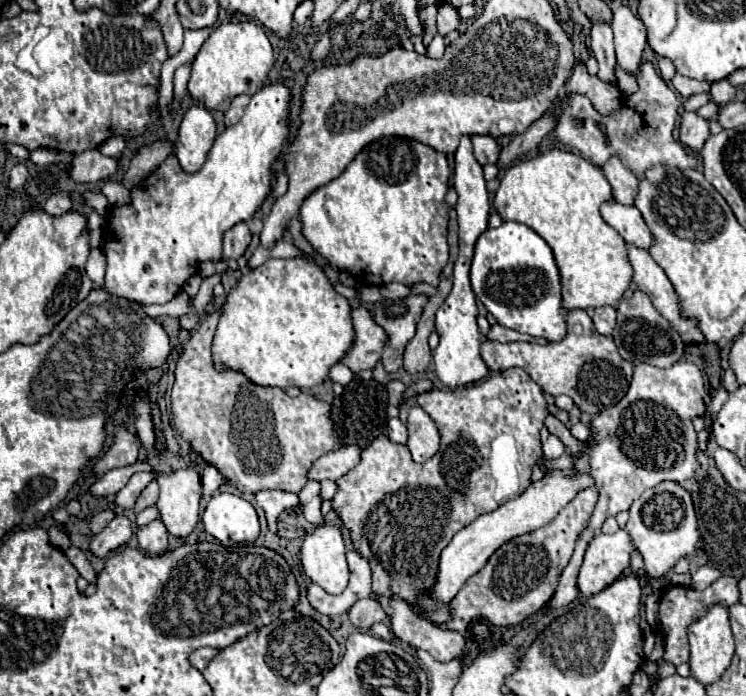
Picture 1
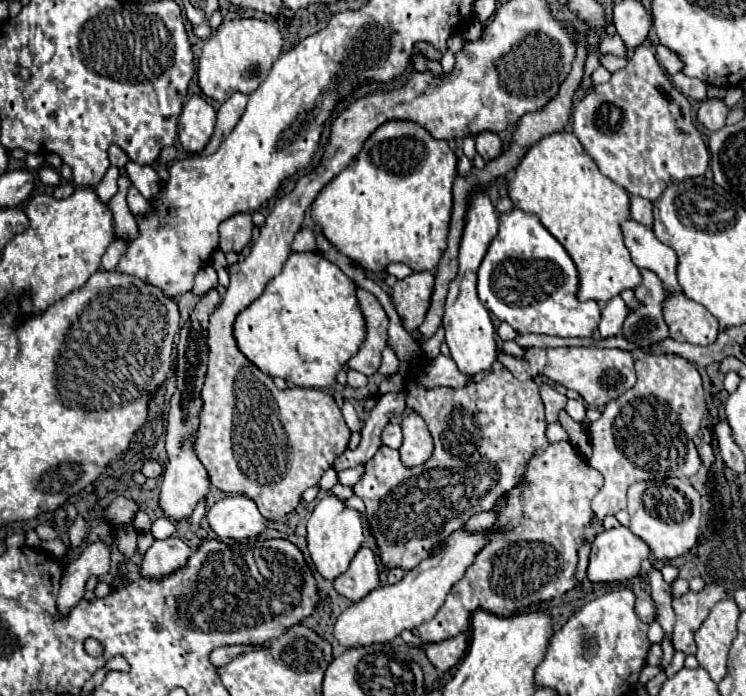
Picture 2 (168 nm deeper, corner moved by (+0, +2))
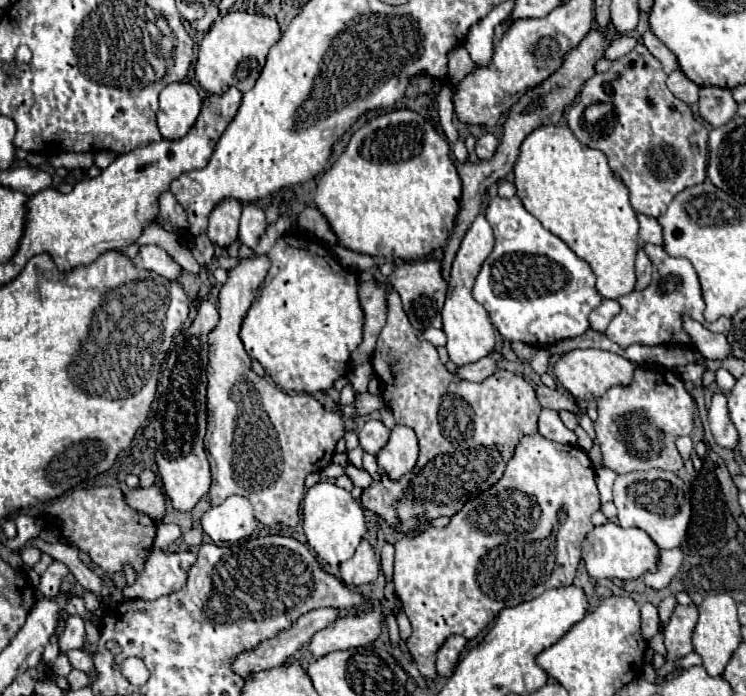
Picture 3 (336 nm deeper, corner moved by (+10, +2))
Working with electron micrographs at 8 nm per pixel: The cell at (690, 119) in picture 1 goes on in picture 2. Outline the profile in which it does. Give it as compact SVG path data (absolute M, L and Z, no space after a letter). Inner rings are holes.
M707 100L697 110L697 122L703 128L715 132L715 130L719 130L719 128L725 126L727 112L729 112L729 108L723 104L723 100Z

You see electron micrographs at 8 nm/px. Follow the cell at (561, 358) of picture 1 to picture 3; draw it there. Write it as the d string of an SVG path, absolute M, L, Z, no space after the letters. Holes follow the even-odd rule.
M587 348L587 350L573 350L565 356L561 356L561 360L555 364L555 378L575 398L597 400L613 386L619 386L619 384L627 386L633 380L633 370L635 370L635 364L631 364L627 358L623 358L619 354Z

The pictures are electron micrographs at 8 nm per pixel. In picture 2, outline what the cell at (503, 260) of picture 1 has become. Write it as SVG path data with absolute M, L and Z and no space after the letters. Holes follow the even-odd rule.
M513 208L513 212L499 216L499 232L497 232L497 236L491 240L489 250L487 250L483 262L481 262L481 266L479 266L479 270L477 270L477 292L479 292L479 300L485 304L485 308L491 310L499 320L503 320L503 322L507 322L509 326L513 326L519 334L533 332L533 334L549 334L549 336L577 336L577 338L589 338L589 336L595 332L597 324L599 324L599 306L597 306L597 302L579 302L579 300L575 298L575 292L577 292L577 268L575 268L573 260L569 258L569 254L565 252L565 248L547 232L547 228L545 228L535 216L525 214L525 212L519 210L519 208Z

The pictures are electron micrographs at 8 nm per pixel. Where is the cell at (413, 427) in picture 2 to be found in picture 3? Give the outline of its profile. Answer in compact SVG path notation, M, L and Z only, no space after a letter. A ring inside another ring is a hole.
M395 426L391 430L389 442L377 454L377 464L391 480L399 480L413 470L417 462L417 452L419 446L415 432L407 426Z

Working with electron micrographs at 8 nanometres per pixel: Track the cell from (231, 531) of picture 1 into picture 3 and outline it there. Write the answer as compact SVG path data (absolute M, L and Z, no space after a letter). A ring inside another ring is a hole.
M229 496L223 504L209 508L201 524L215 544L249 538L259 526L251 502L241 496Z

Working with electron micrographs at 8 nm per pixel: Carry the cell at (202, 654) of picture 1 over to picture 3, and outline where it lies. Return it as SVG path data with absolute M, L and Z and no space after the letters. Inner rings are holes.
M319 608L319 610L311 610L307 614L303 614L289 630L281 632L277 638L271 638L271 640L265 640L261 642L253 652L245 652L241 656L235 658L233 662L233 670L243 676L243 678L249 678L249 674L257 674L257 670L271 670L273 666L283 666L305 642L311 640L311 636L319 630L323 630L325 626L333 624L335 620L339 618L339 610L337 608Z

